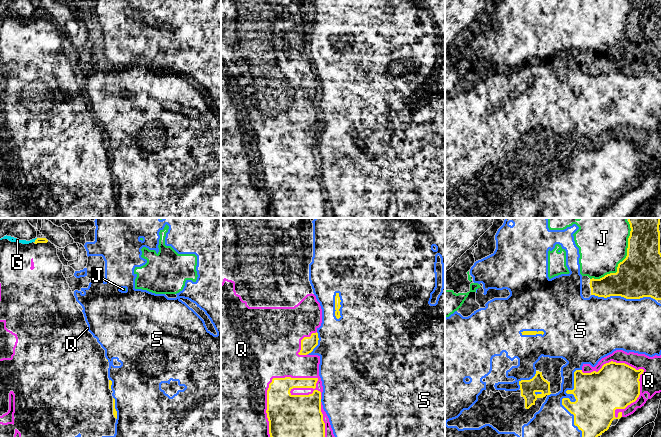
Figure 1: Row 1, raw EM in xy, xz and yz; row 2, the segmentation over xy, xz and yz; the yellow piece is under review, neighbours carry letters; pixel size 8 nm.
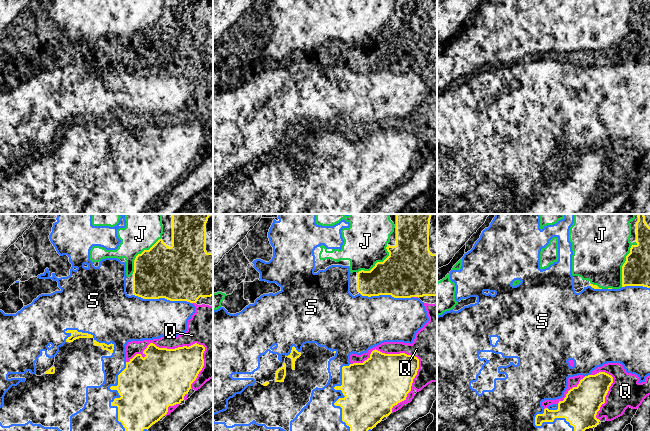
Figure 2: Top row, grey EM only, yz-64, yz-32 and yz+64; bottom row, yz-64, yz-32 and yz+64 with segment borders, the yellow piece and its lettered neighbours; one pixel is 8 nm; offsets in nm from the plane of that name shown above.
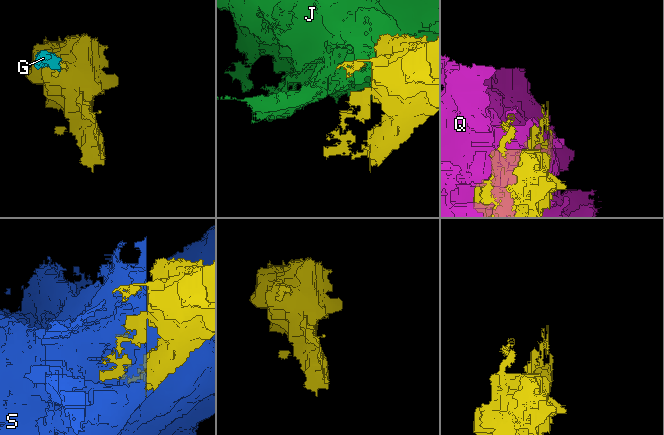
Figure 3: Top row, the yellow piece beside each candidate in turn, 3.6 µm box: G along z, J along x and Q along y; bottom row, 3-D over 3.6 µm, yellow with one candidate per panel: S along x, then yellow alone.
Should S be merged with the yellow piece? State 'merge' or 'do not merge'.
do not merge

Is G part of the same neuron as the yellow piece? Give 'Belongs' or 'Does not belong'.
Does not belong

